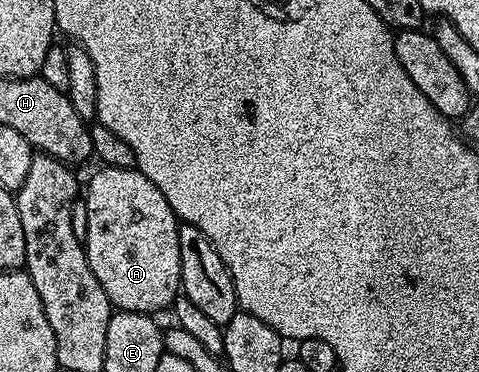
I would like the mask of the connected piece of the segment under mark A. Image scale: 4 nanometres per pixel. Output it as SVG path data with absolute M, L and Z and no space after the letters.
M102 167L99 170L99 173L91 175L90 186L87 189L85 186L84 189L86 214L88 215L88 227L86 228L84 244L88 267L92 267L92 275L96 275L96 279L100 279L100 287L104 287L104 295L108 295L110 304L115 310L158 315L161 309L169 310L173 306L174 301L180 295L182 287L182 276L180 275L180 239L178 238L180 222L178 216L172 211L172 207L168 207L168 199L164 199L160 187L156 187L156 183L152 183L152 179L148 179L137 167L132 169L107 169Z

